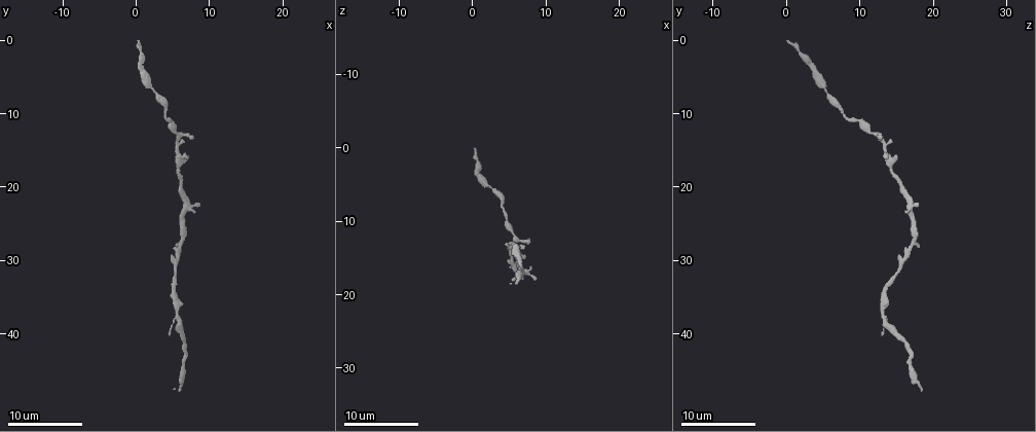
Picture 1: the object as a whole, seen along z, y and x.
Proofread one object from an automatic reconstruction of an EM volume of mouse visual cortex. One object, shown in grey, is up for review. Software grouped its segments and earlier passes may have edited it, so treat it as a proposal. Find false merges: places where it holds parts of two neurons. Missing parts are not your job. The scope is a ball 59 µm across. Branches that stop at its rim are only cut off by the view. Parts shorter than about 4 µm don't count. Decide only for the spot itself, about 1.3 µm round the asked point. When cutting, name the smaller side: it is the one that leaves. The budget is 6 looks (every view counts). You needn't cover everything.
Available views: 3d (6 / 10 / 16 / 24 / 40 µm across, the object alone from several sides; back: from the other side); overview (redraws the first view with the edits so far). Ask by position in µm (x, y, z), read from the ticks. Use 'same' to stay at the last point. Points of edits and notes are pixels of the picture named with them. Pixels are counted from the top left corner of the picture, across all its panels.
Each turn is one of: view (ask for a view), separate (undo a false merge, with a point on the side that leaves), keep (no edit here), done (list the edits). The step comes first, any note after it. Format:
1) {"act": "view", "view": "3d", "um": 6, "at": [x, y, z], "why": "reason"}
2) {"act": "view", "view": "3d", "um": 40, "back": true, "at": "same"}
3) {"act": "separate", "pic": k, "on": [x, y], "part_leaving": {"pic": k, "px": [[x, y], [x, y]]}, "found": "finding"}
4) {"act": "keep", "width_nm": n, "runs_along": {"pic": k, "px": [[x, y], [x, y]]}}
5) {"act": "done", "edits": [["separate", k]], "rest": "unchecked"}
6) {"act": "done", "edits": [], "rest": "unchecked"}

{"act": "view", "view": "3d", "um": 6, "at": [4.5, 11.0, 9.0], "why": "calibre changes"}

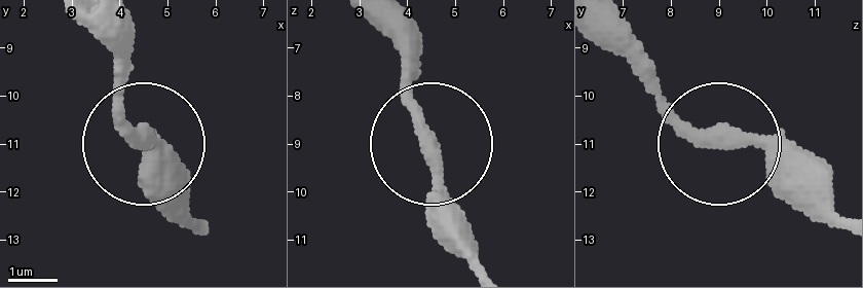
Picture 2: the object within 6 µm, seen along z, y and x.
{"act": "keep", "runs_along": {"pic": 2, "px": [[481, 264], [391, 23]]}, "found": "one neuron here"}

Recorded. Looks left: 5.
{"act": "view", "view": "3d", "um": 6, "at": [6.0, 17.5, 14.5], "why": "calibre changes"}

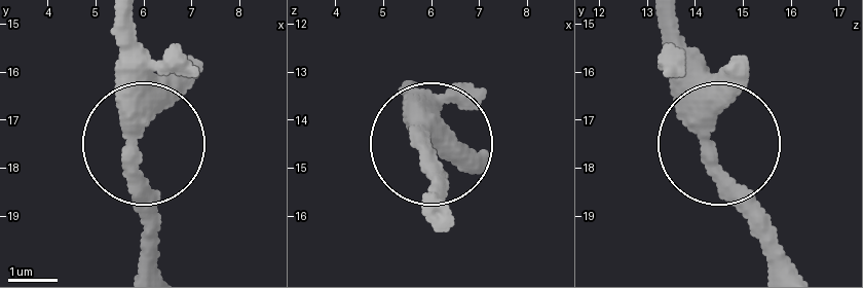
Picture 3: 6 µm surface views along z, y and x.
{"act": "keep", "width_nm": 360, "runs_along": {"pic": 3, "px": [[150, 262], [138, 33]]}, "found": "one neuron here"}

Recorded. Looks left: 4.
{"act": "view", "view": "3d", "um": 6, "at": [6.5, 21.5, 16.5]}

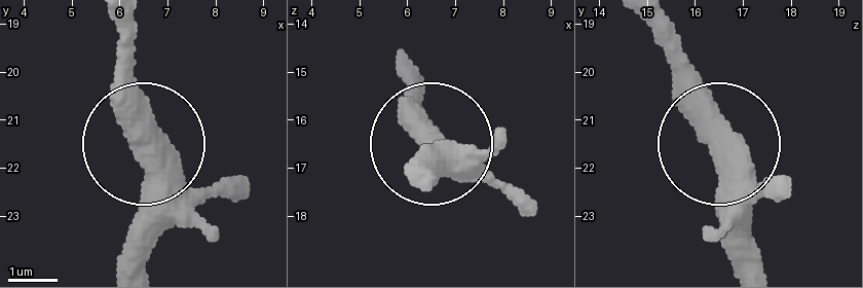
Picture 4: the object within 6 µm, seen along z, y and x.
{"act": "keep", "runs_along": {"pic": 4, "px": [[139, 156], [139, 266]]}, "found": "all the same neuron"}

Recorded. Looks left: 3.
{"act": "done", "edits": [], "rest": "unchecked"}

